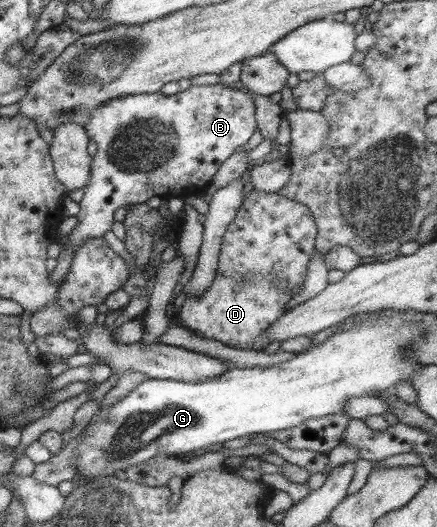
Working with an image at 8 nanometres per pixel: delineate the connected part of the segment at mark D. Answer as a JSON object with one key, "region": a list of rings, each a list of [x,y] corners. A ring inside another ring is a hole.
{"region":[[[253,189],[223,235],[216,280],[206,292],[198,296],[185,294],[180,321],[185,328],[201,337],[234,348],[263,351],[272,343],[272,339],[267,337],[268,331],[288,313],[287,304],[292,299],[292,287],[307,281],[307,269],[316,249],[316,238],[315,216],[303,202],[292,201],[279,192],[260,193]]]}

